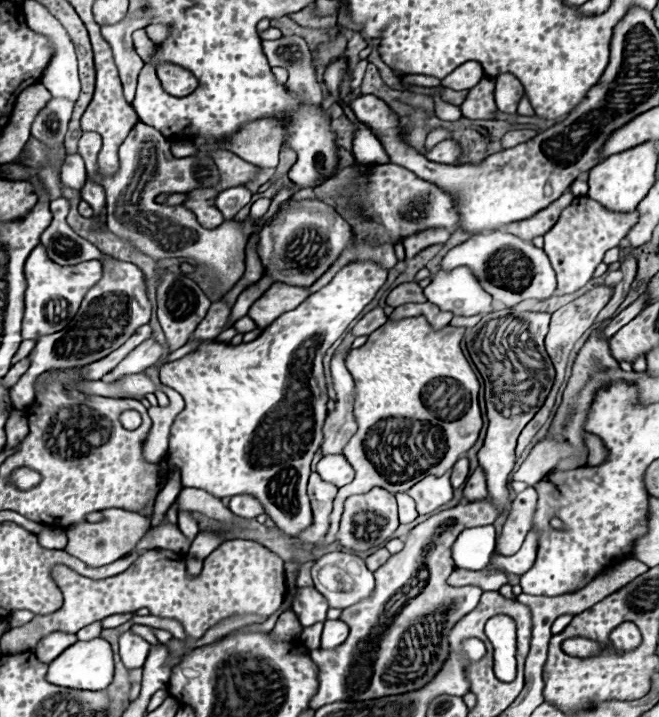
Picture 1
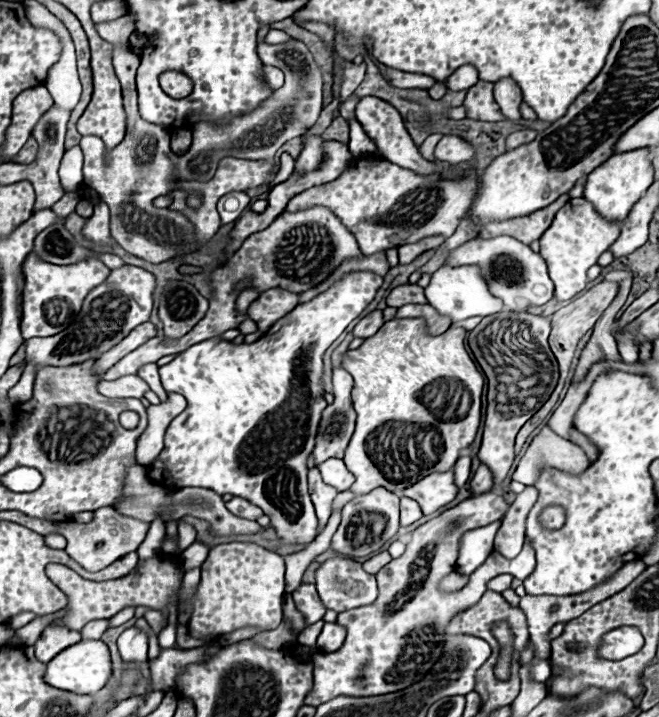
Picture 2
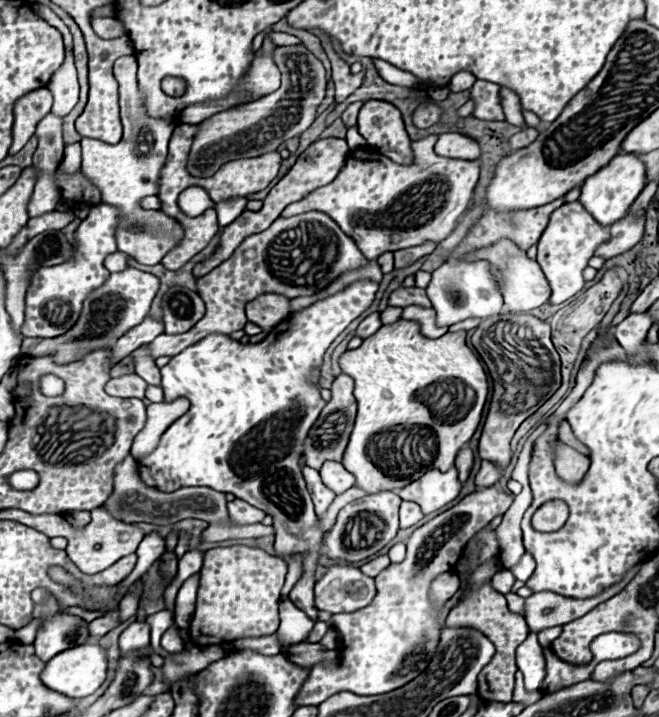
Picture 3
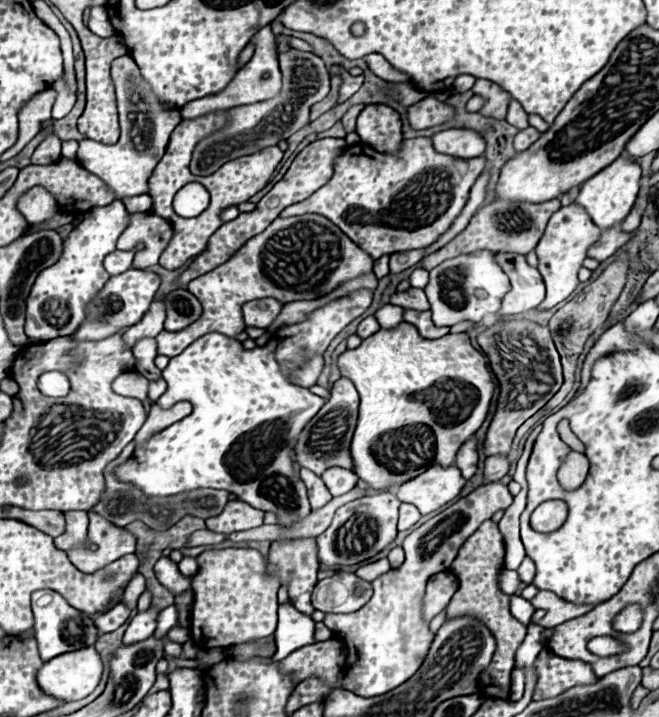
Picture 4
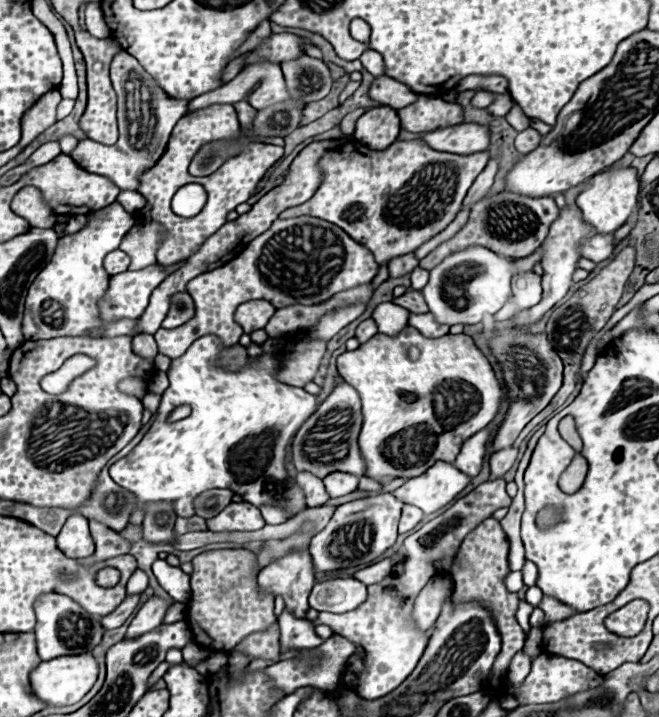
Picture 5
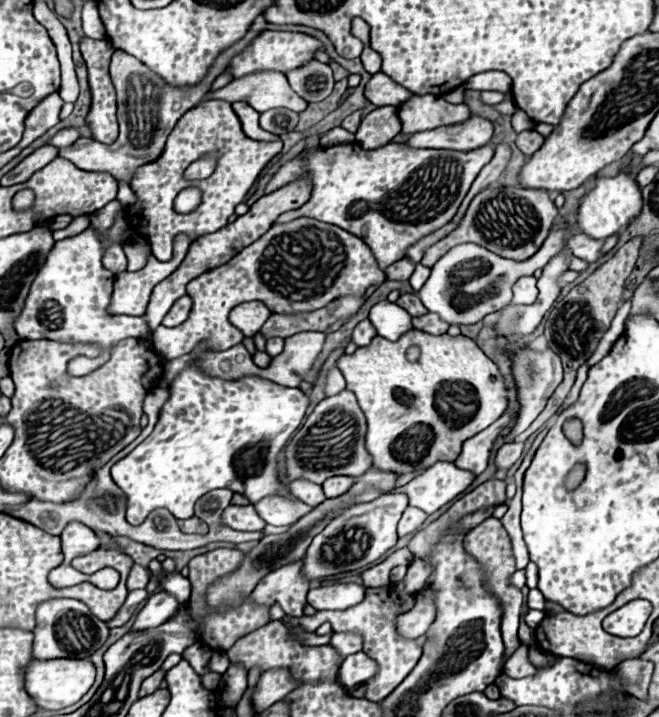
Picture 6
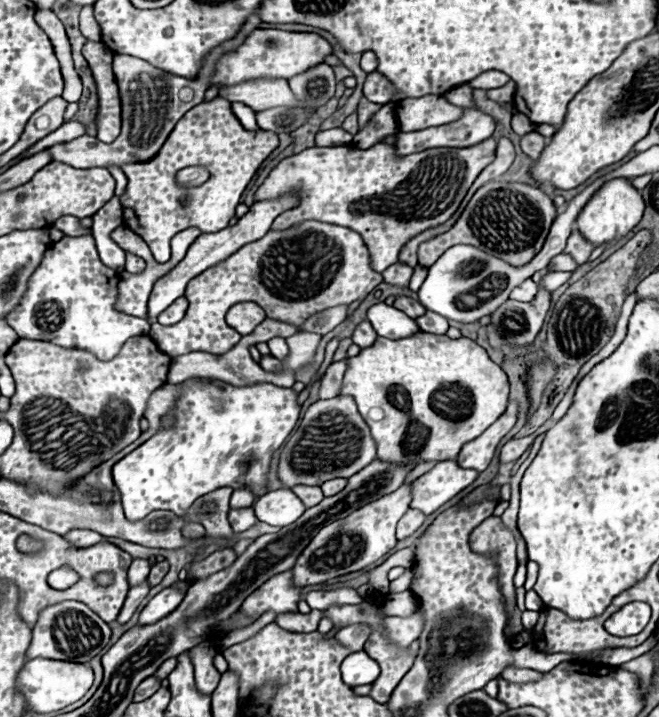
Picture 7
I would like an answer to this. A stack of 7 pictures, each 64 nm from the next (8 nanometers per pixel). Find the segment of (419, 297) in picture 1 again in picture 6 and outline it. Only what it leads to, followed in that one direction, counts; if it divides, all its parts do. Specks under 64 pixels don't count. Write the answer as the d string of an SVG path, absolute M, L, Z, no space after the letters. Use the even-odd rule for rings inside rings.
M402 294L402 296L396 300L396 304L398 304L400 308L404 308L410 316L422 316L422 314L428 312L428 310L422 306L422 302L420 302L420 298L418 298L416 294Z

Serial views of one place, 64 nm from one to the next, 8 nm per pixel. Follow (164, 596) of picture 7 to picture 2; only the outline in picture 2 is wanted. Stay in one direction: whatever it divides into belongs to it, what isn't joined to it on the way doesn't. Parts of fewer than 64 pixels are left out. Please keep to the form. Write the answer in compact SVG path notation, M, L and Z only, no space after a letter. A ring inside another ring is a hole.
M136 626L124 630L118 638L118 650L124 662L146 662L148 660L148 634Z

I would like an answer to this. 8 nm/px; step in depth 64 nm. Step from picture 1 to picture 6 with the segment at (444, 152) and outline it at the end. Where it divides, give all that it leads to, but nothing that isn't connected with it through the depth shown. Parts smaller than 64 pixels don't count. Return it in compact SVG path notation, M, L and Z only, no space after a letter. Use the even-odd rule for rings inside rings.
M470 116L468 120L452 126L424 130L410 134L404 142L410 148L446 148L446 150L474 150L490 142L494 126L484 118Z

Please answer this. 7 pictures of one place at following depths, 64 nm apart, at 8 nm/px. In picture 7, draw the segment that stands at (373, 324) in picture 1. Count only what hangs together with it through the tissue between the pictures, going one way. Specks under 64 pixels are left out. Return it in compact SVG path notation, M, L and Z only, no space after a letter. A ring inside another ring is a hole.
M364 320L364 322L354 330L354 336L352 336L354 344L358 344L360 348L372 346L372 342L374 342L376 338L378 338L378 334L376 334L376 330L372 328L372 324L370 324L368 320Z

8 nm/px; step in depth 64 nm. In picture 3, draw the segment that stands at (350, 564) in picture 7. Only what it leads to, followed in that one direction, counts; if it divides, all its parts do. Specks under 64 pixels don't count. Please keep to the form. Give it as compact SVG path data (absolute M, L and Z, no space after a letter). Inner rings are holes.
M378 492L378 494L368 494L368 496L364 496L364 498L358 498L358 500L350 502L350 504L346 504L346 506L344 506L344 508L338 512L338 518L336 518L336 524L332 526L332 530L324 534L324 548L322 548L322 554L324 554L324 556L328 556L332 562L348 562L348 564L350 564L350 562L364 560L364 558L368 558L368 556L376 554L376 552L378 552L380 548L384 548L384 546L386 546L386 544L388 544L388 542L390 542L390 540L396 536L396 532L398 532L398 508L400 508L400 502L402 502L402 500L400 500L400 498L398 498L394 492ZM370 516L376 516L376 518L380 520L380 522L378 522L378 524L380 524L380 528L378 528L378 526L372 526L372 518L370 518ZM366 530L374 530L372 534L368 532L368 538L374 538L374 542L366 542Z

